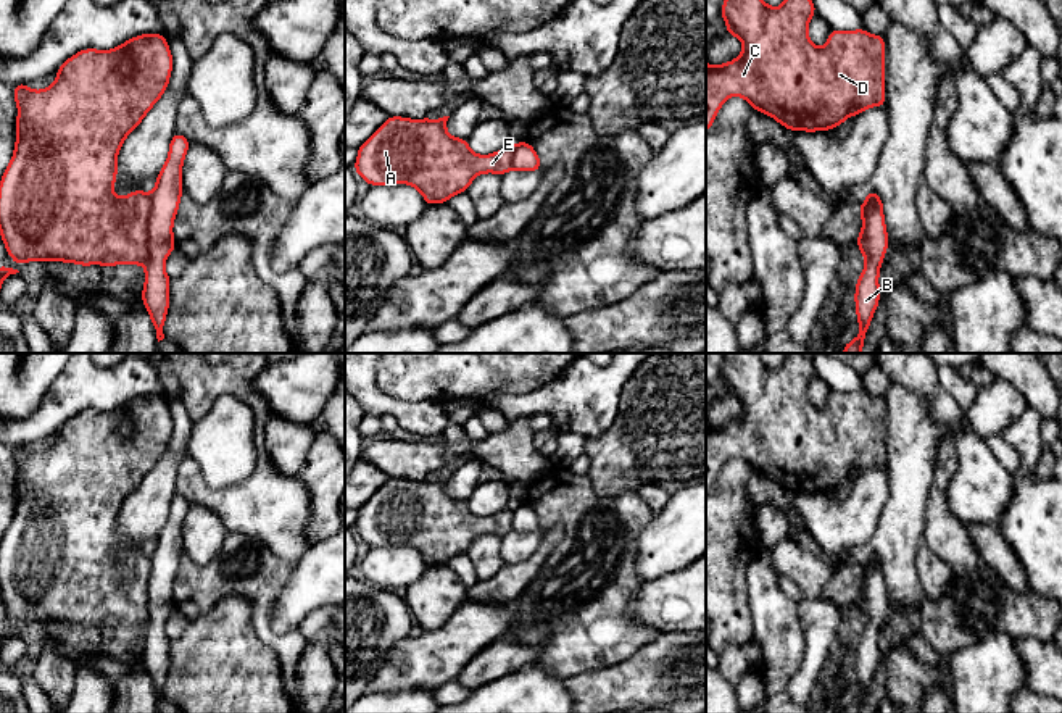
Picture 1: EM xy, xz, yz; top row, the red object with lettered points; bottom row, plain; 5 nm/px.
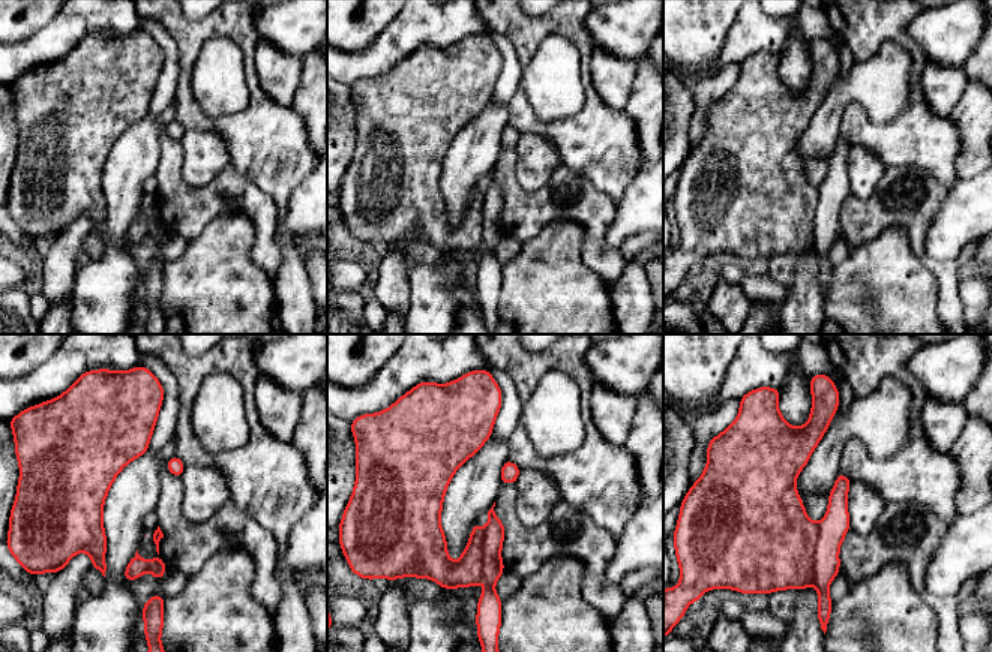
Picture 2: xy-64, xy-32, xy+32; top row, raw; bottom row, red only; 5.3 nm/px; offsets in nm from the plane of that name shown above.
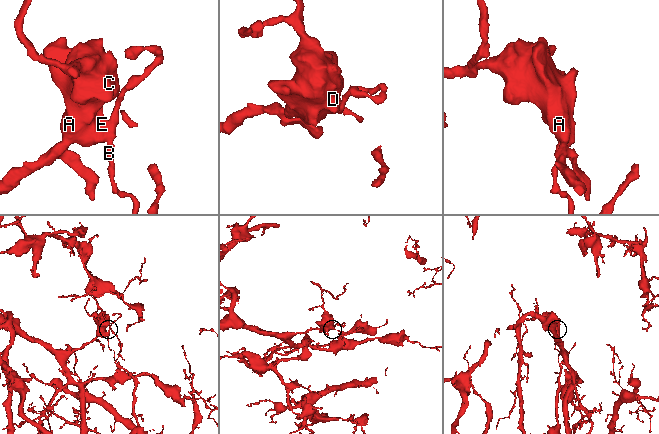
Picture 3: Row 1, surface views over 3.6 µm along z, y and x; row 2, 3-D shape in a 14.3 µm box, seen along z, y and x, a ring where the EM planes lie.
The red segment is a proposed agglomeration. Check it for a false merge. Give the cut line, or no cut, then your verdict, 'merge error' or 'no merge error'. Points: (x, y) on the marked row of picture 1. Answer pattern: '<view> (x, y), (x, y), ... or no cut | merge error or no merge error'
xy (150, 194), (147, 260), (144, 263) | merge error

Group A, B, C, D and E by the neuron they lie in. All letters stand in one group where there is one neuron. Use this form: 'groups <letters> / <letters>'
groups A C D E / B

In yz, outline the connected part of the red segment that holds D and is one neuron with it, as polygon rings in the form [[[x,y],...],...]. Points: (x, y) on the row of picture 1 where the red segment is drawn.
[[[725,0],[720,16],[727,23],[725,32],[743,42],[738,58],[725,65],[706,63],[706,132],[727,98],[743,97],[754,110],[772,116],[790,131],[828,131],[840,126],[851,115],[859,116],[870,106],[883,106],[885,97],[885,39],[865,29],[828,34],[823,48],[815,47],[807,35],[807,26],[815,15],[812,0],[785,0],[778,8],[764,0]]]

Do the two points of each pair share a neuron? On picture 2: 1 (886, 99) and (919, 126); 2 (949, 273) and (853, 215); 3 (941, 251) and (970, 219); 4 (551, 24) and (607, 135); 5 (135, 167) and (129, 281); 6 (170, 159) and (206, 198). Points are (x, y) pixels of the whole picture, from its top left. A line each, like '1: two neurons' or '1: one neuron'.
1: two neurons
2: one neuron
3: one neuron
4: one neuron
5: one neuron
6: one neuron

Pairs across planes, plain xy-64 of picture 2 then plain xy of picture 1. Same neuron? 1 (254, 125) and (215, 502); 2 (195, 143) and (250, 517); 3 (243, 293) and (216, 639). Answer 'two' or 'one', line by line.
1: one
2: two
3: one

